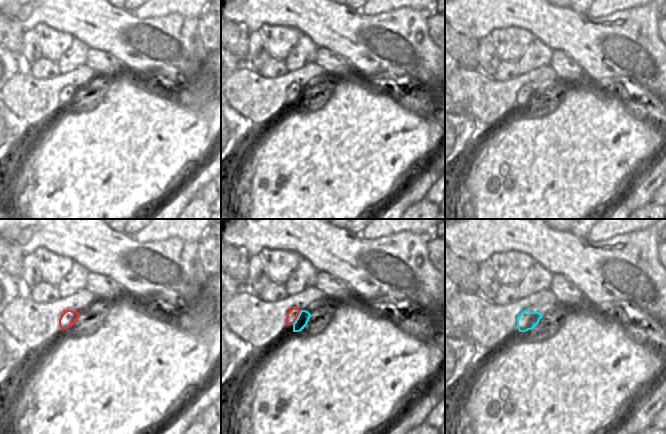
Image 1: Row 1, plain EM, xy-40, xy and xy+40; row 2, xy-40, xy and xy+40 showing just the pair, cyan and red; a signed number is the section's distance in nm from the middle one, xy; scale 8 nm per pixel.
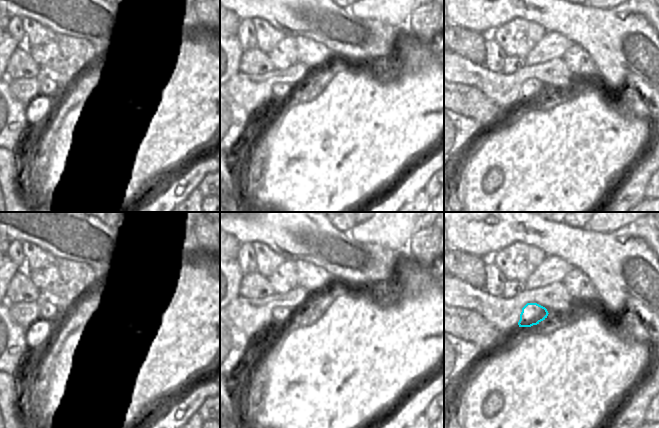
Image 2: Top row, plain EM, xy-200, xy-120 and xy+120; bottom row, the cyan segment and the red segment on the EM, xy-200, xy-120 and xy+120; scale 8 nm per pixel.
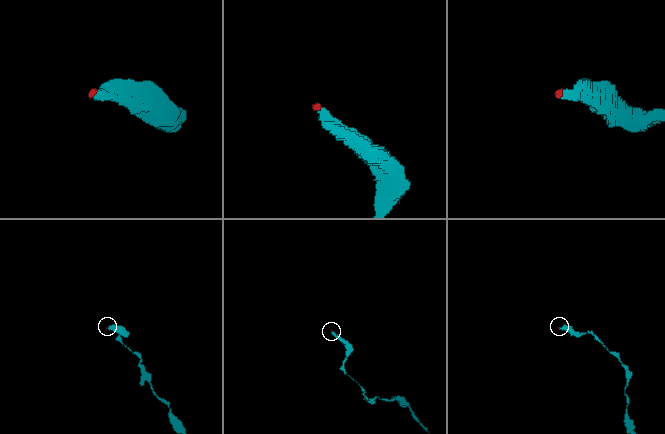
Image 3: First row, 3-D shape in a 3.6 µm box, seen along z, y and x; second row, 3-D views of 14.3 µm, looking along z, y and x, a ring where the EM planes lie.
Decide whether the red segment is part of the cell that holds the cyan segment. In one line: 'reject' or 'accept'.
accept

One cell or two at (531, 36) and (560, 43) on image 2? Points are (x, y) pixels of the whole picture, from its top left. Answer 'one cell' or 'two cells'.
two cells

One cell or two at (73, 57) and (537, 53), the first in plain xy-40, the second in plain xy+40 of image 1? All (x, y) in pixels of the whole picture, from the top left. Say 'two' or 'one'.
one

